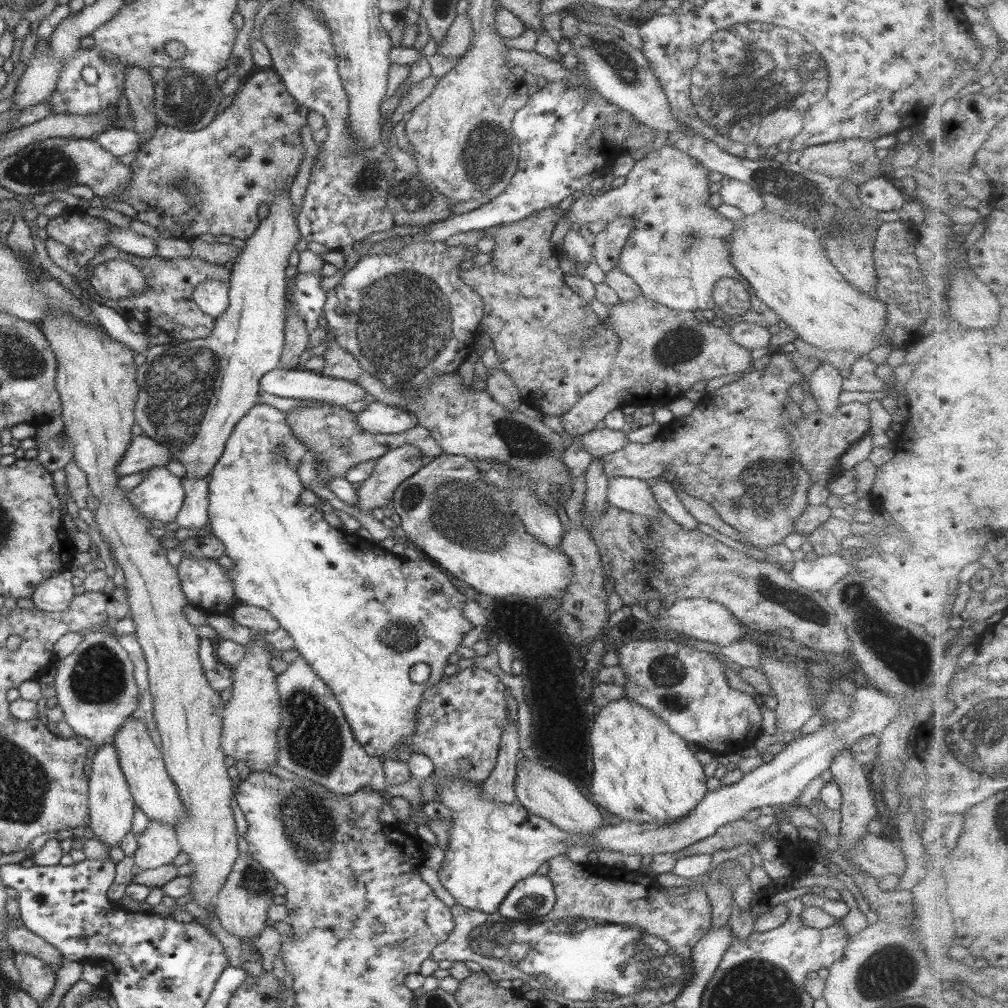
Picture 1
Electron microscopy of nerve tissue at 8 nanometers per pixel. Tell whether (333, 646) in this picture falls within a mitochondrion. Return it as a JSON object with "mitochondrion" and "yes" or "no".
{"mitochondrion":"no"}

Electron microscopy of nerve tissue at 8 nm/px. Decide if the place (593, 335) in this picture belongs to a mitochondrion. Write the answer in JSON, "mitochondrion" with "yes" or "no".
{"mitochondrion":"yes"}

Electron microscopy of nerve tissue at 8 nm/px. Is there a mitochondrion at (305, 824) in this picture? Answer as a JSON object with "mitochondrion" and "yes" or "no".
{"mitochondrion":"yes"}

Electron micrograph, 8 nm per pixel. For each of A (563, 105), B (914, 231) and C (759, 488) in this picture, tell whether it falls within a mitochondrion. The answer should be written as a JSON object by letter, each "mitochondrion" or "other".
{"A":"other","B":"other","C":"mitochondrion"}

